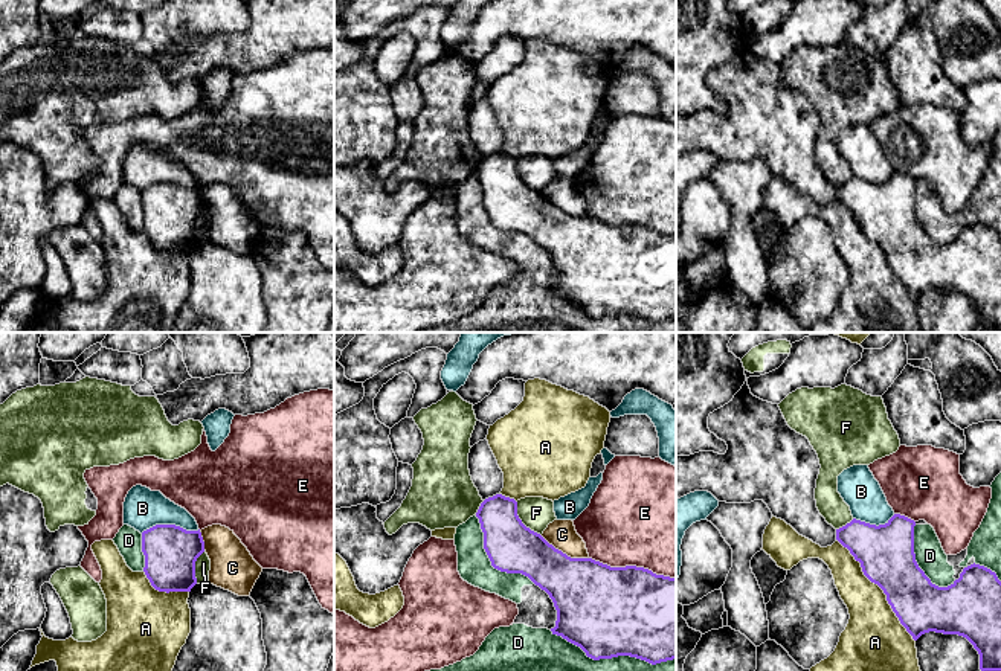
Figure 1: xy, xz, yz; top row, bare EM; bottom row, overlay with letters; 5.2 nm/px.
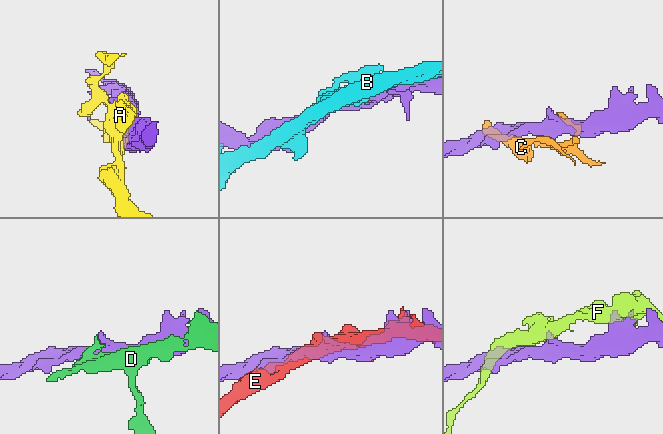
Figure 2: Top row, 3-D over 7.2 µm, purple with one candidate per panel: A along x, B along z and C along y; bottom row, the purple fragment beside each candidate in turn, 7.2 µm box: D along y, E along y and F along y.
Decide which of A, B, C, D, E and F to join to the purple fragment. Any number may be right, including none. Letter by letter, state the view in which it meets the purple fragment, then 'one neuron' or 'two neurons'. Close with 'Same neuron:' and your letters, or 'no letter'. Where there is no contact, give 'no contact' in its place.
A: yz | two neurons
B: xy | two neurons
C: xz | two neurons
D: xz | two neurons
E: xz | two neurons
F: xz | two neurons
Same neuron: no letter

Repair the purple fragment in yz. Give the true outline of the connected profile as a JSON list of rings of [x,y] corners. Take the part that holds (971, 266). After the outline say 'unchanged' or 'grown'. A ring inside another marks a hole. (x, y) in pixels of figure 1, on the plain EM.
[[[900,172],[879,185],[853,177],[836,188],[836,198],[861,221],[864,233],[884,249],[914,299],[929,290],[963,294],[978,310],[981,331],[1001,329],[1001,239],[995,230],[974,221],[951,244],[932,242],[916,220],[914,185],[914,178]]] | unchanged

